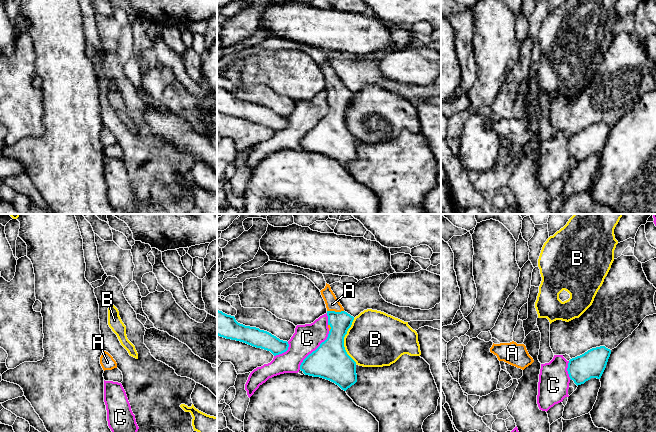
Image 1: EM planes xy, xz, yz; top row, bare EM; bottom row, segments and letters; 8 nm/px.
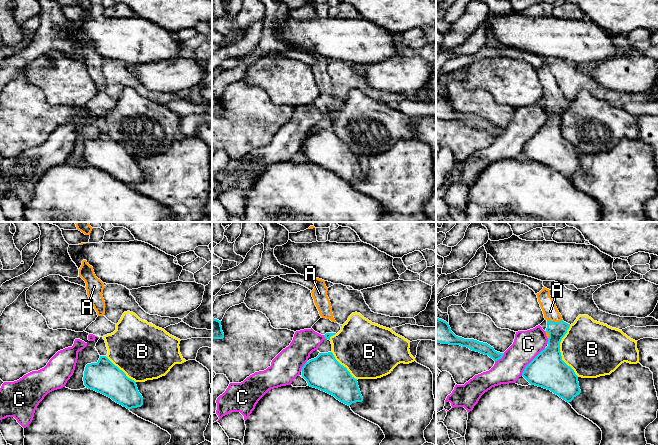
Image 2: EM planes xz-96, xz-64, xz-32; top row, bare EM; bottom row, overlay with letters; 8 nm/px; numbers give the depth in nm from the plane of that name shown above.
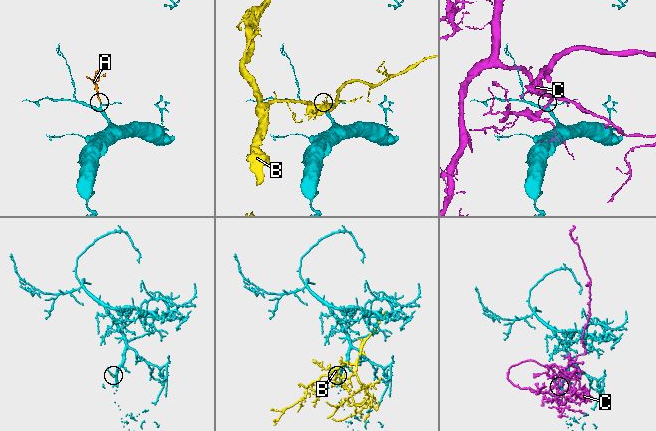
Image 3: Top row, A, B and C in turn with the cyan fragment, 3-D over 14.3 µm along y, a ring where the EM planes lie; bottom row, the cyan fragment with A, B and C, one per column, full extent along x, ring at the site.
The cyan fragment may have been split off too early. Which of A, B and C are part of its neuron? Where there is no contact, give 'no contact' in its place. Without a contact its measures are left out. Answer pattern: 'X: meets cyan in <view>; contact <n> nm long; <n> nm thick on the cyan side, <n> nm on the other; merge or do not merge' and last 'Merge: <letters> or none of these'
A: meets cyan in xz; contact 140 nm long; 170 nm thick on the cyan side, 110 nm on the other; merge
B: meets cyan in xz; contact 360 nm long; 300 nm thick on the cyan side, 440 nm on the other; do not merge
C: meets cyan in xz; contact 400 nm long; 300 nm thick on the cyan side, 220 nm on the other; do not merge
Merge: A

